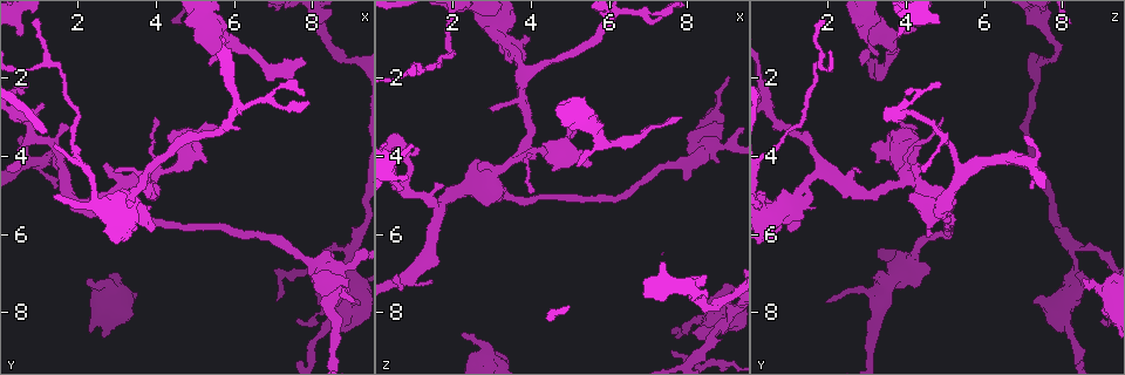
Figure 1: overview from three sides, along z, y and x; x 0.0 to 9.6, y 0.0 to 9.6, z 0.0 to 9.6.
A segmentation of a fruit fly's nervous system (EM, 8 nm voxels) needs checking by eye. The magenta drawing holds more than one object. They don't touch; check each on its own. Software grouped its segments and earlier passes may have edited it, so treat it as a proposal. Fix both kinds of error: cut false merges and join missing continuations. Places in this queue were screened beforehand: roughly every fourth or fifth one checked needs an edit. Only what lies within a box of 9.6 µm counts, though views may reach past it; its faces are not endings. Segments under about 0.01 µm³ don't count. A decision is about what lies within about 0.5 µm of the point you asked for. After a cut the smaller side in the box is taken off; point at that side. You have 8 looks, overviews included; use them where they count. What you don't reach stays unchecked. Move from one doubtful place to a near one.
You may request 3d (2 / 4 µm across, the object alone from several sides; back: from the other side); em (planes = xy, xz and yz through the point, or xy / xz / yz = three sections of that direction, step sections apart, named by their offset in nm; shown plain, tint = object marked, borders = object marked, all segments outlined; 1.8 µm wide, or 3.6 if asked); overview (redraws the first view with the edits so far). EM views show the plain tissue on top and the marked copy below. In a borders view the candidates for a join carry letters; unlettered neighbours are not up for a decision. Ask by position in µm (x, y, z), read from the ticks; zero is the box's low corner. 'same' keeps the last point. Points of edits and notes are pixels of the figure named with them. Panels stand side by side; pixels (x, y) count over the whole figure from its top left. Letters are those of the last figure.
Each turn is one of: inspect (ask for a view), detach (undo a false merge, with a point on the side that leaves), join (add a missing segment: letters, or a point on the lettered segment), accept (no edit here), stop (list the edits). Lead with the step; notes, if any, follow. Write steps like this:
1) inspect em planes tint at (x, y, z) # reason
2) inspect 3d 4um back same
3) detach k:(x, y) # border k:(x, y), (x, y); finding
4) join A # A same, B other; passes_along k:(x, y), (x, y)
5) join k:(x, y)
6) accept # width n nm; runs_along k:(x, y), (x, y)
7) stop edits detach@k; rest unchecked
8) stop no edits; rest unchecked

inspect em xz step 8 tint at (7.05, 2.10, 3.25) # tapers out

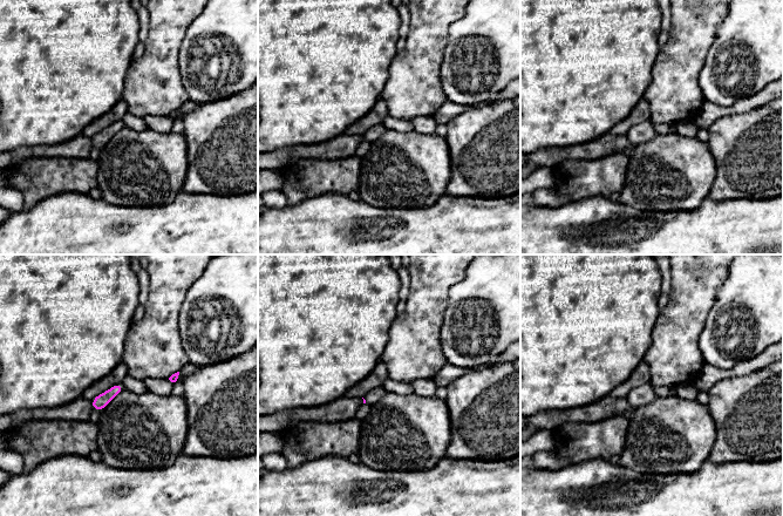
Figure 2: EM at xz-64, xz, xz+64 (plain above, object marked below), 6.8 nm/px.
inspect em xz step 8 borders same

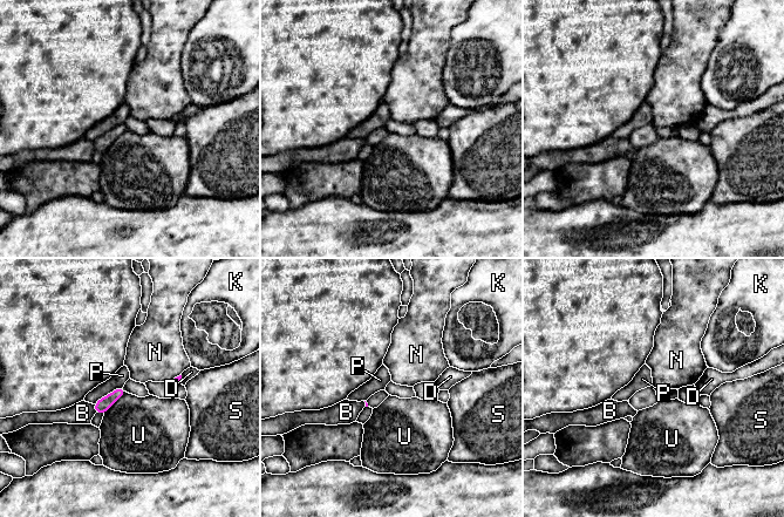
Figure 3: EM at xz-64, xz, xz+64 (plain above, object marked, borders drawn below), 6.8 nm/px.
accept # B other, D other, K other, N other, P other, S other, U other; border 3:(125, 392), (104, 414); no lettered segment goes on from it

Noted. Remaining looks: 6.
inspect 3d 4um at (3.85, 3.90, 4.05) # calibre changes

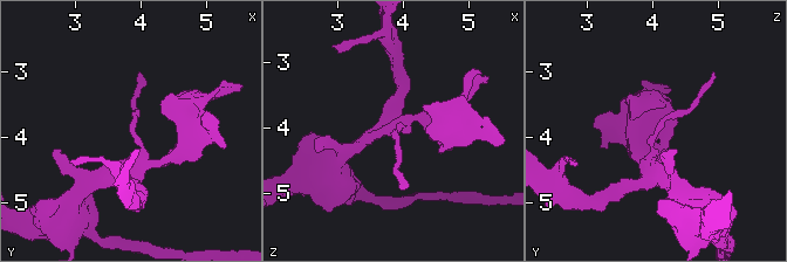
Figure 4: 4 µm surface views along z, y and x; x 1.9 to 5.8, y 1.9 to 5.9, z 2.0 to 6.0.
inspect em xy step 16 tint at (3.95, 3.90, 4.05)

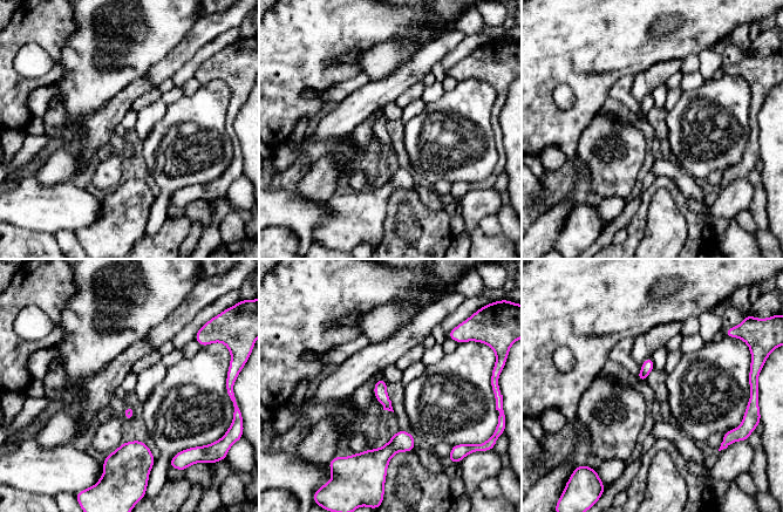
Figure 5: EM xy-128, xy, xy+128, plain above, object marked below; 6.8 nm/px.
inspect em planes borders same # cut it another way

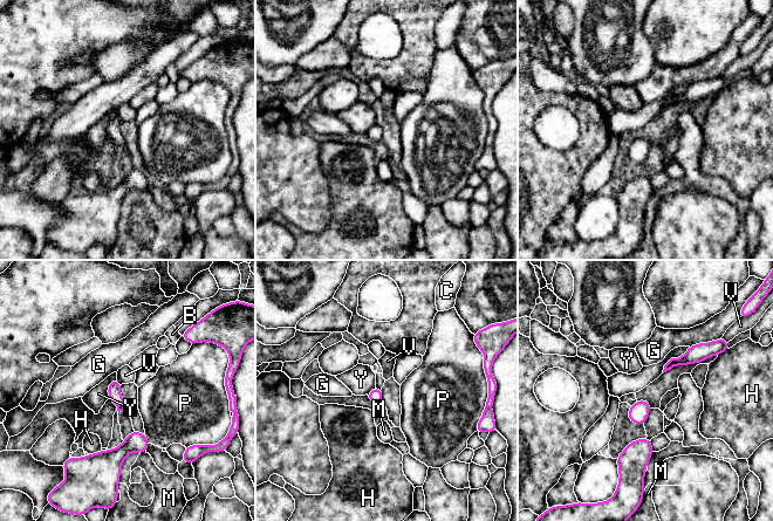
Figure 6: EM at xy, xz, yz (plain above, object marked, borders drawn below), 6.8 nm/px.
accept # B other, C other, G other, H other, M other, P other, V other, Y other; border 6:(689, 347), (672, 357), (662, 372); one neuron here

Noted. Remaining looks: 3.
inspect em xy step 4 borders at (8.90, 6.40, 8.20) # three-way junction

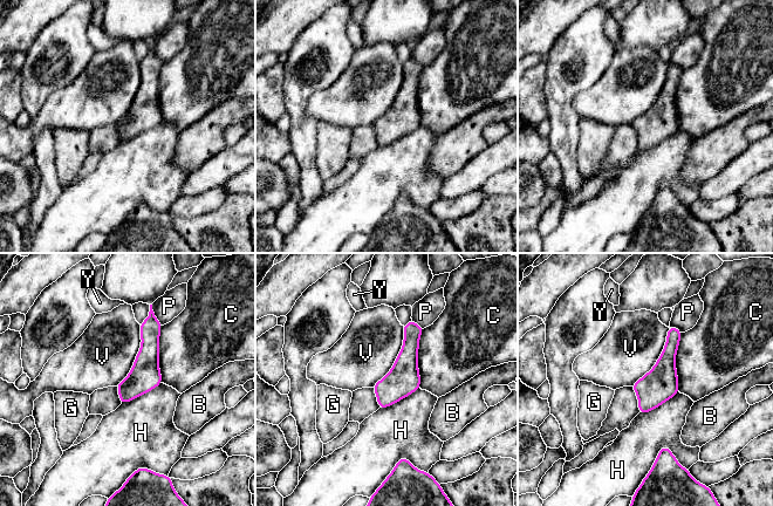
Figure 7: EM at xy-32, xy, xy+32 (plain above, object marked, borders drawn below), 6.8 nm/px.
accept # width 220 nm; B other, C other, G other, H other, P other, V other, Y other; border 7:(139, 325), (139, 350), (115, 385); one neuron here

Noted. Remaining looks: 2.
stop no edits; rest unchecked

